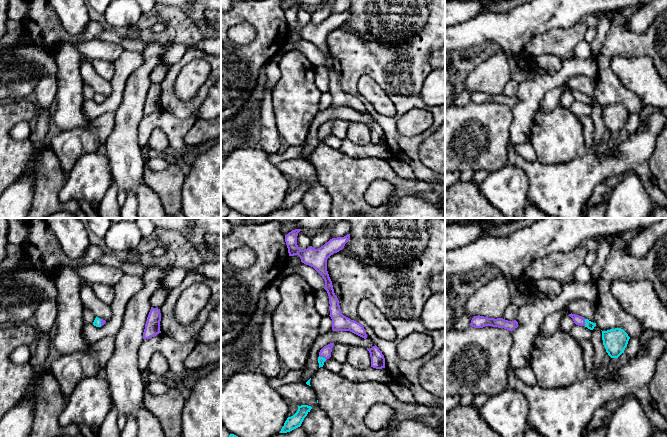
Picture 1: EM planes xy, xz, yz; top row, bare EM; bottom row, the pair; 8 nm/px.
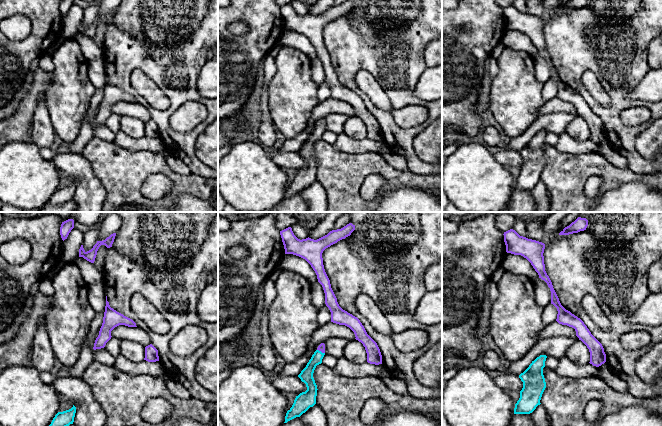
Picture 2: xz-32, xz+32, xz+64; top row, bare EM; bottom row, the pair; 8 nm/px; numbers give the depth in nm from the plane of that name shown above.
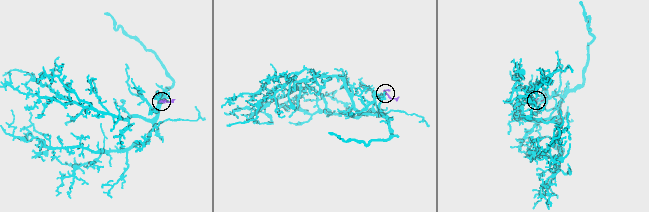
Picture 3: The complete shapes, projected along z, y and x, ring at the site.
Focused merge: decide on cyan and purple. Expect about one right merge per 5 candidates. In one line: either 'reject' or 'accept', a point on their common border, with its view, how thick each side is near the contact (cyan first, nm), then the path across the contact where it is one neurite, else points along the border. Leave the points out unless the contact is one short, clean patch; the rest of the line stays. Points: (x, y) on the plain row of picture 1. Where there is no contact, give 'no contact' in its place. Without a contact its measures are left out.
accept; meets cyan in xz at (322, 133); 60 nm thick on the cyan side, 90 nm on the other; runs through xz (321, 136), (322, 133), (325, 128)

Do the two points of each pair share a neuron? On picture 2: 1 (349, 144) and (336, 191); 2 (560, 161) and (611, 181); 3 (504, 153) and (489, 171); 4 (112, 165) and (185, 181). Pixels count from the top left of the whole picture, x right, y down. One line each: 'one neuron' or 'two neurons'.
1: two neurons
2: one neuron
3: two neurons
4: one neuron

